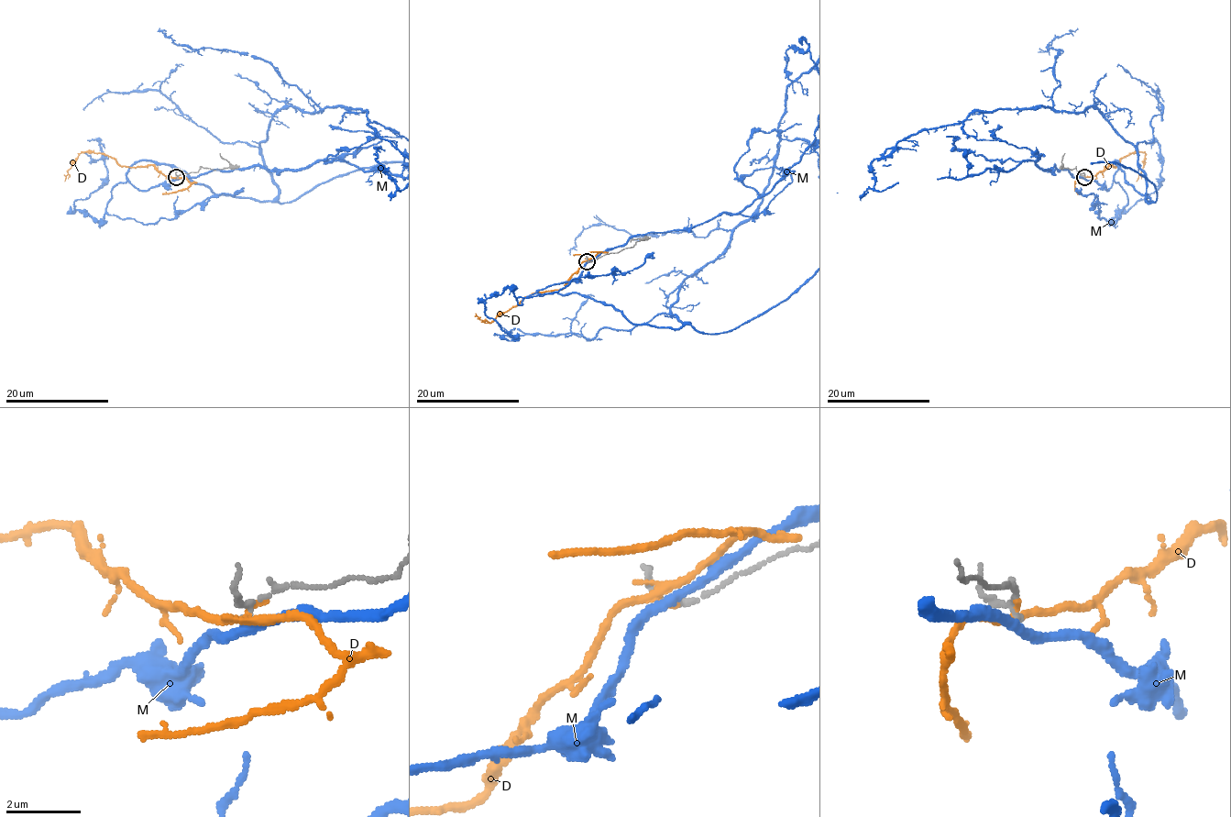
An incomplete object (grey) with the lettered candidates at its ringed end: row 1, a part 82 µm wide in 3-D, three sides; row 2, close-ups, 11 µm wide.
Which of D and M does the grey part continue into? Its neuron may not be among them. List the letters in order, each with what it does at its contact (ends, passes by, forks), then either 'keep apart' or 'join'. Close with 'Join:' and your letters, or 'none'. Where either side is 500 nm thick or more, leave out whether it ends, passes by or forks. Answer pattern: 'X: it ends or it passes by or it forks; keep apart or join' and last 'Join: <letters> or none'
D: it passes by; keep apart
M: it passes by; keep apart
Join: none

